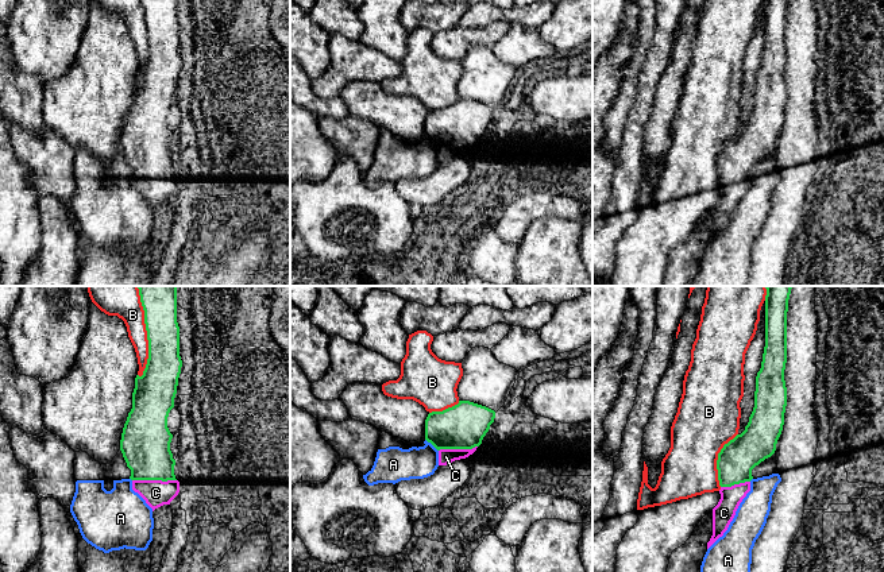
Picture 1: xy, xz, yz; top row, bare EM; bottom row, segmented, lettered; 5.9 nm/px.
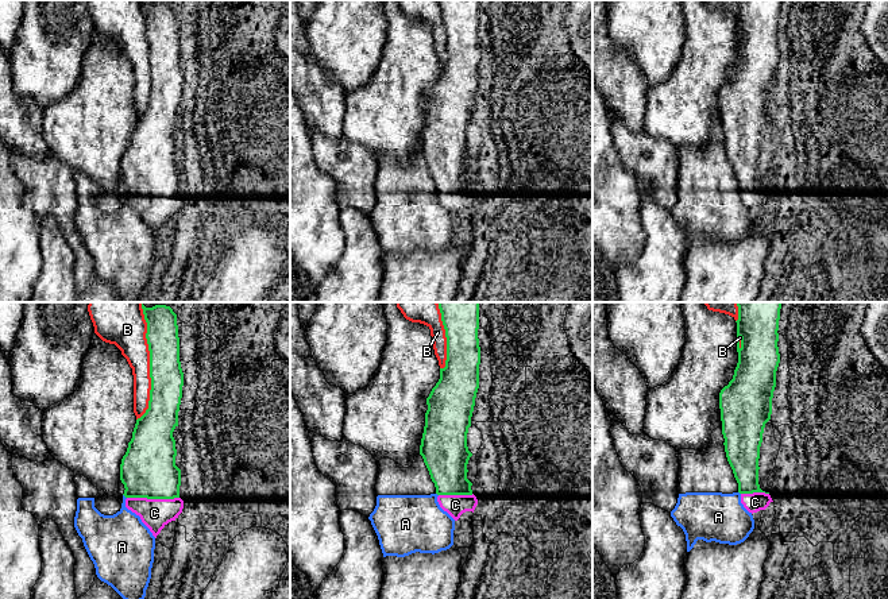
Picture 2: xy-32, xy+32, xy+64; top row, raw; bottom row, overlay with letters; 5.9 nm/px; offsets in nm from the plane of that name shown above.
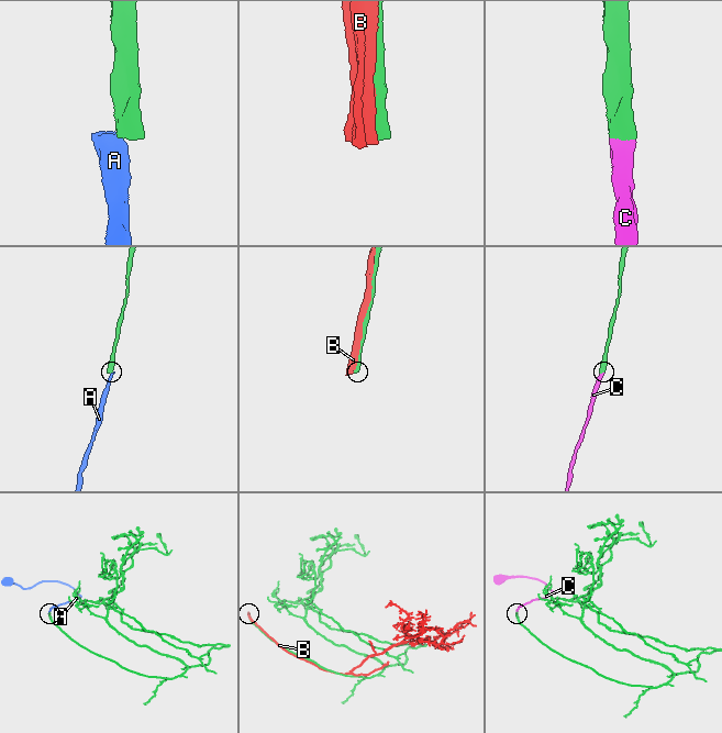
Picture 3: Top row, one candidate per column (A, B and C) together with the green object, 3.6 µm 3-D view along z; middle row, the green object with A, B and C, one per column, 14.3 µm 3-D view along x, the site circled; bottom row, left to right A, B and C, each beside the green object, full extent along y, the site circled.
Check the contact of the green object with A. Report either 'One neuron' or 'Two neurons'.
Two neurons

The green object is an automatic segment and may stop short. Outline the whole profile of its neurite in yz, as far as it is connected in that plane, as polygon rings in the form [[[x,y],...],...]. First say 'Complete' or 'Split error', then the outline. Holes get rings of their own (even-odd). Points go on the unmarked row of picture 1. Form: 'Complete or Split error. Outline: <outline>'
Split error. Outline: [[[765,0],[765,45],[756,74],[754,105],[745,128],[718,151],[721,197],[713,206],[713,233],[707,247],[727,228],[750,189],[752,167],[776,148],[787,104],[787,9],[788,0]]]

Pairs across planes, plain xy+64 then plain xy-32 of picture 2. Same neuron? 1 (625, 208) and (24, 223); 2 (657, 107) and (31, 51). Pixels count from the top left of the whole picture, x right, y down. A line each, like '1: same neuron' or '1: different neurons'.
1: same neuron
2: different neurons

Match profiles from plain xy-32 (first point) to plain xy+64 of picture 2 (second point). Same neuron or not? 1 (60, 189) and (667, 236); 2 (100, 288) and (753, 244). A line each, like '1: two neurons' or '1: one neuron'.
1: two neurons
2: one neuron

